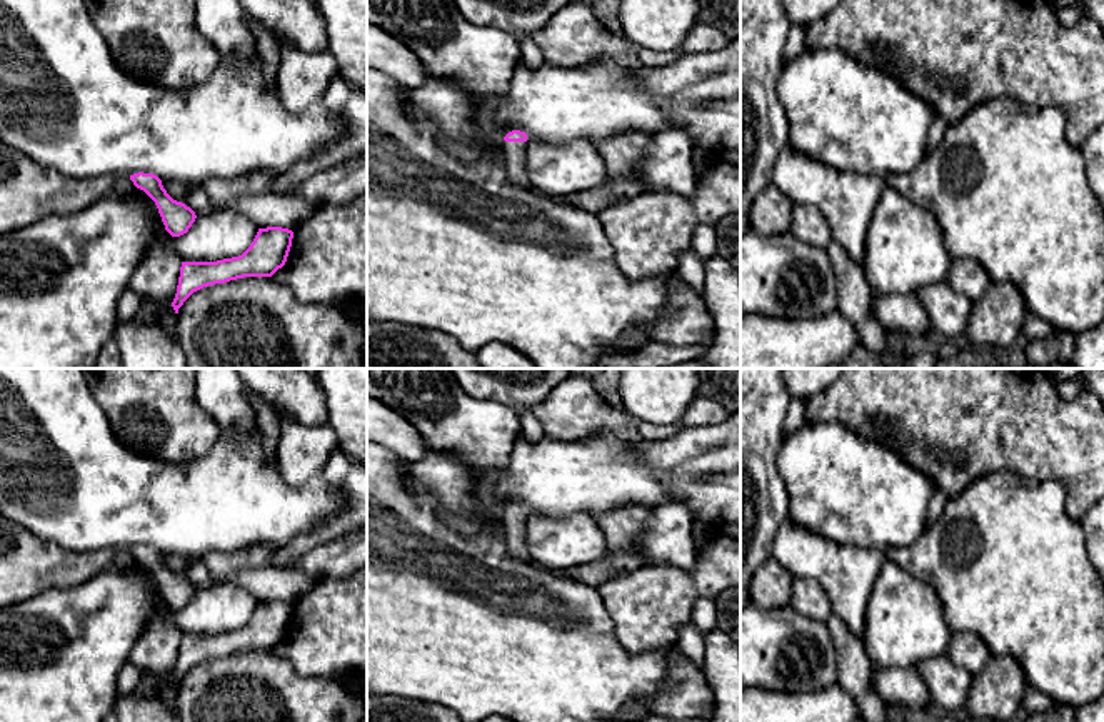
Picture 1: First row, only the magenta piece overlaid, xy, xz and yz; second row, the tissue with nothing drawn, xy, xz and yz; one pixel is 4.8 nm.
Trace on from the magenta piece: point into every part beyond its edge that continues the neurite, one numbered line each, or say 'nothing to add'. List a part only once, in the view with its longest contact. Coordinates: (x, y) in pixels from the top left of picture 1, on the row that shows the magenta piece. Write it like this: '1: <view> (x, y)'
1: xz (514, 152)

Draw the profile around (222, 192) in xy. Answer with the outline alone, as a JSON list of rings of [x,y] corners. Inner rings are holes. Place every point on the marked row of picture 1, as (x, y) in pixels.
[[[257,172],[240,175],[232,180],[208,180],[202,185],[203,192],[210,197],[212,202],[218,205],[228,205],[237,198],[252,195],[260,195],[268,192],[272,183],[272,173],[268,172]]]

